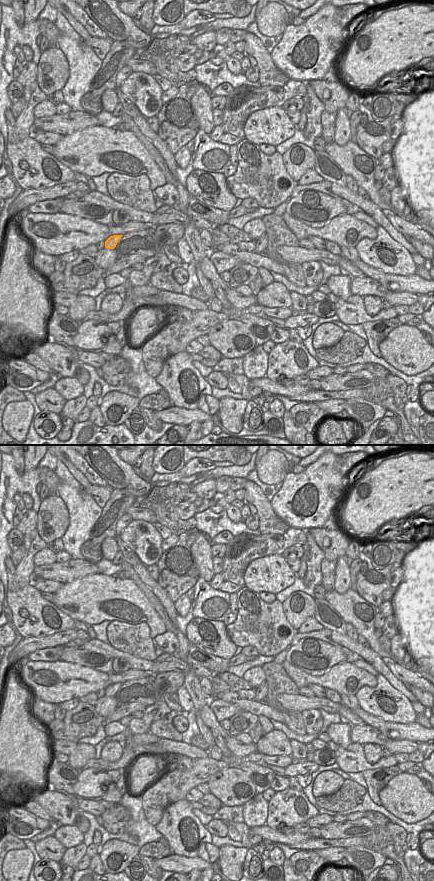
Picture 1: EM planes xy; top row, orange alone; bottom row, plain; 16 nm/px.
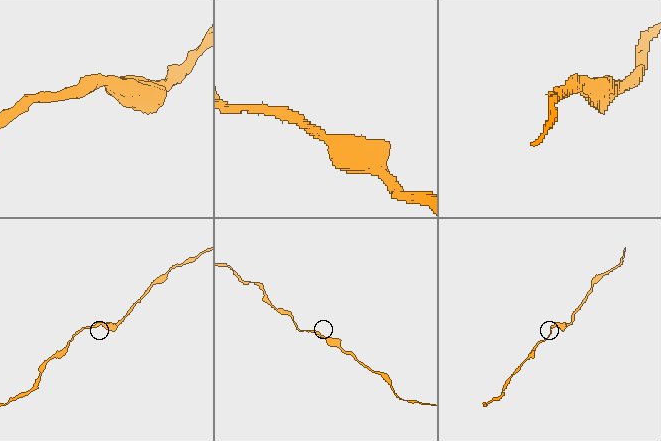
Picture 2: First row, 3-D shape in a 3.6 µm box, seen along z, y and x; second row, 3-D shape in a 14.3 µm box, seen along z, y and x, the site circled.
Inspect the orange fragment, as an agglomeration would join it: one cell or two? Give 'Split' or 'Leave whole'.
Leave whole.

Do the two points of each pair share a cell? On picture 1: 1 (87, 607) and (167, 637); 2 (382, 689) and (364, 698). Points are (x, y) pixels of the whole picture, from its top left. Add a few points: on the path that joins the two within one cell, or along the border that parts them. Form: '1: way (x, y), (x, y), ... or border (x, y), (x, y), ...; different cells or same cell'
1: border (166, 630), (153, 638); different cells
2: way (378, 691), (371, 698), (368, 698); same cell

